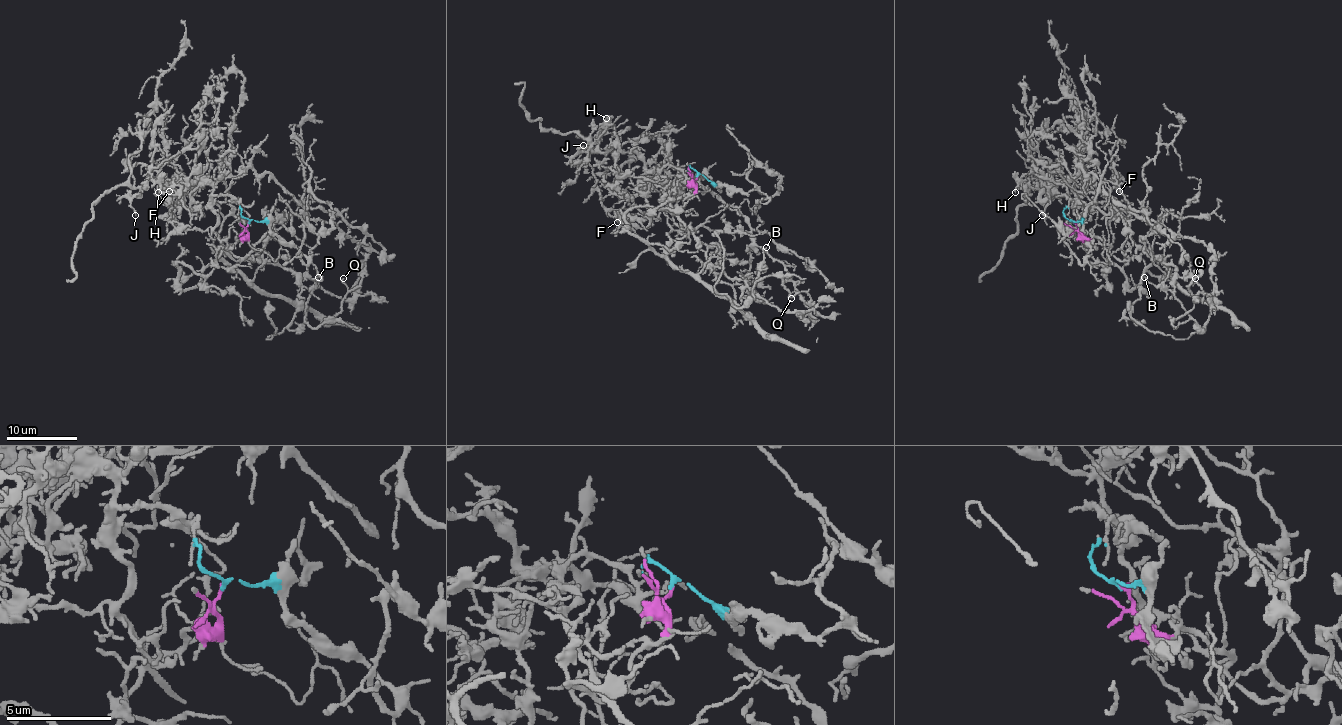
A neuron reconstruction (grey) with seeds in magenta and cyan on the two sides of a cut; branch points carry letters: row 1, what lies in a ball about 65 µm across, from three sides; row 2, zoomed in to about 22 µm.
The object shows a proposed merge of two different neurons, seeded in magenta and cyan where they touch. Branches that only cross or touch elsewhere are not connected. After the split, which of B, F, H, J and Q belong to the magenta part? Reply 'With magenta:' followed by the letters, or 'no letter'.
With magenta: B, Q

